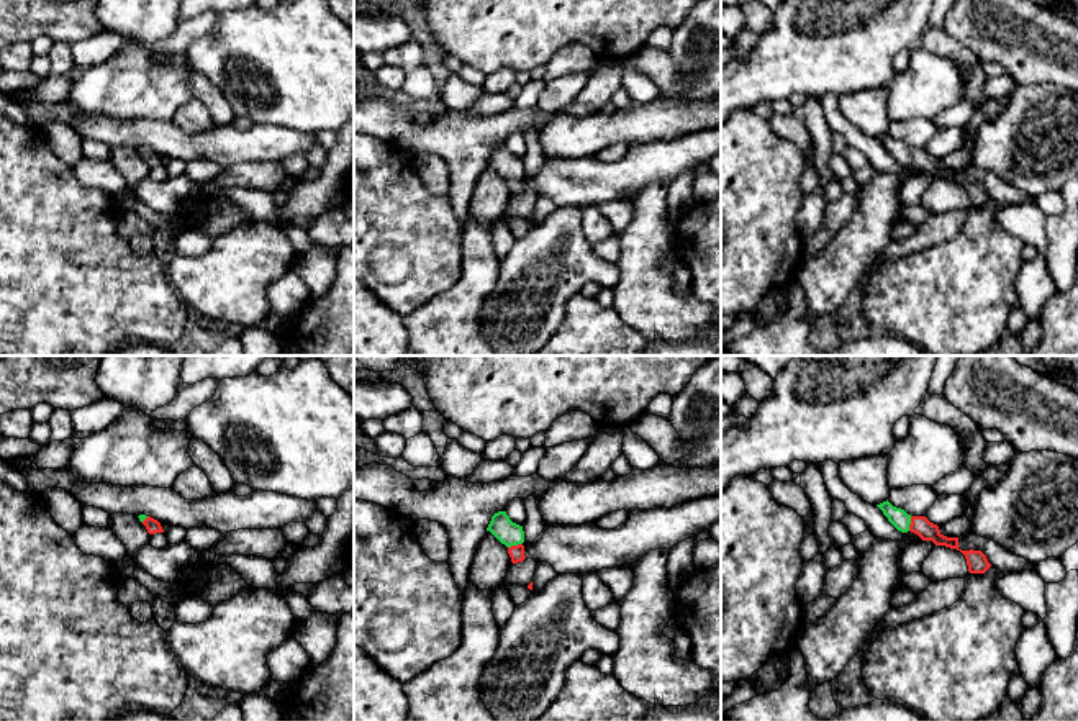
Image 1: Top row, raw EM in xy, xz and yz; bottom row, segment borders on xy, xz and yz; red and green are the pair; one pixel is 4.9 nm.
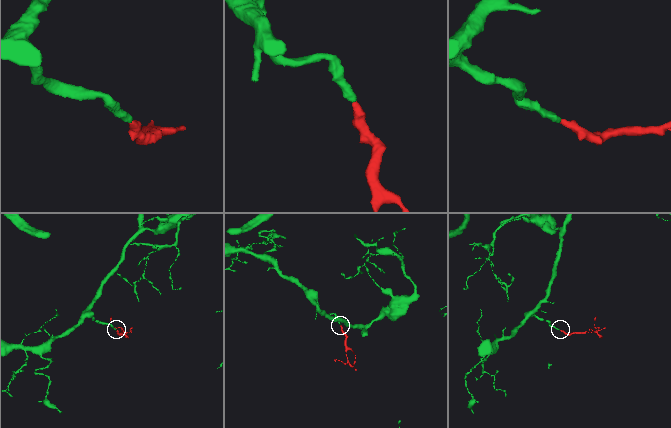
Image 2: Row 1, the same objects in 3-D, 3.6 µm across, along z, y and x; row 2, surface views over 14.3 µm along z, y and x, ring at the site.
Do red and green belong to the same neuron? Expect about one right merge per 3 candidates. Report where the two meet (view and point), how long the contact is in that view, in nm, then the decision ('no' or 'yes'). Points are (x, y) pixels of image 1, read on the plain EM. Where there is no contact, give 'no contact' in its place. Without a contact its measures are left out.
meets red in xz at (515, 179); contact 80 nm long; yes

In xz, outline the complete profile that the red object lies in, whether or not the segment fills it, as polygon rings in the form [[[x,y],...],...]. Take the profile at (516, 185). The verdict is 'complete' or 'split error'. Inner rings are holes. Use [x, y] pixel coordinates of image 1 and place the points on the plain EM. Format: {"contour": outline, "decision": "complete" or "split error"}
{"contour": [[[498,144],[491,149],[487,161],[501,177],[508,180],[513,197],[523,195],[524,188],[524,164],[523,159],[513,156],[506,144]]], "decision": "split error"}

